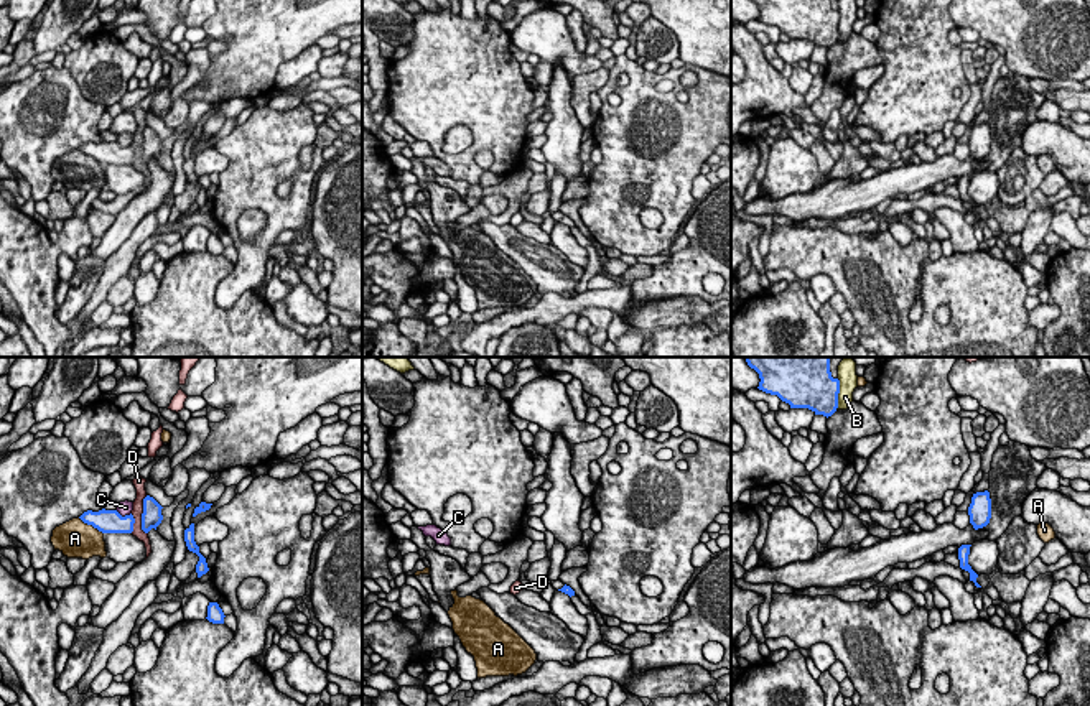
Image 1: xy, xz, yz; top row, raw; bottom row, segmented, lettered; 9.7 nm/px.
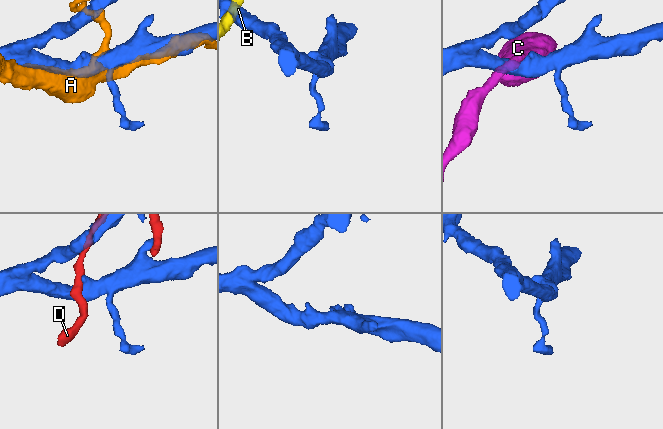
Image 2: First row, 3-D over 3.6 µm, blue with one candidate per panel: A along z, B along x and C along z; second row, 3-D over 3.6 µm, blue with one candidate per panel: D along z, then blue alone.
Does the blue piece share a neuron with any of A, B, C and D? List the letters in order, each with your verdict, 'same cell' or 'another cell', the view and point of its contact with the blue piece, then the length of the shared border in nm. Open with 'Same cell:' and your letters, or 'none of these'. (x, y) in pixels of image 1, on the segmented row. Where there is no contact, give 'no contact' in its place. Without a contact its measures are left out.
Same cell: none of these
A: another cell; meets blue in xy at (91, 524); contact 300 nm long
B: another cell; meets blue in yz at (838, 392); contact 300 nm long
C: another cell; meets blue in xy at (125, 515); contact 160 nm long
D: another cell; meets blue in xy at (142, 515); contact 380 nm long

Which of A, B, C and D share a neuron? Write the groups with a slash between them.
A / B / C / D

